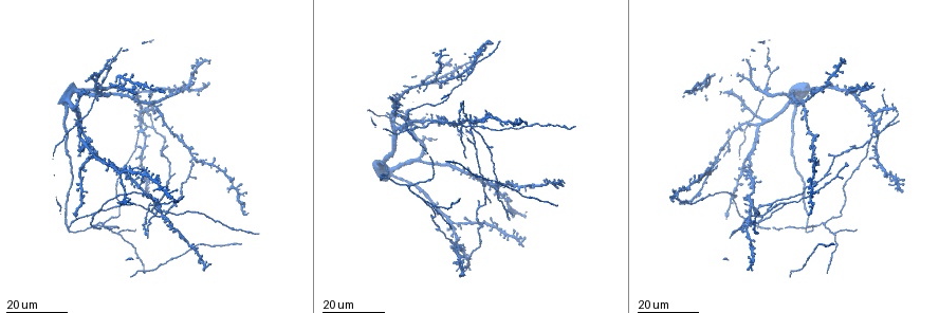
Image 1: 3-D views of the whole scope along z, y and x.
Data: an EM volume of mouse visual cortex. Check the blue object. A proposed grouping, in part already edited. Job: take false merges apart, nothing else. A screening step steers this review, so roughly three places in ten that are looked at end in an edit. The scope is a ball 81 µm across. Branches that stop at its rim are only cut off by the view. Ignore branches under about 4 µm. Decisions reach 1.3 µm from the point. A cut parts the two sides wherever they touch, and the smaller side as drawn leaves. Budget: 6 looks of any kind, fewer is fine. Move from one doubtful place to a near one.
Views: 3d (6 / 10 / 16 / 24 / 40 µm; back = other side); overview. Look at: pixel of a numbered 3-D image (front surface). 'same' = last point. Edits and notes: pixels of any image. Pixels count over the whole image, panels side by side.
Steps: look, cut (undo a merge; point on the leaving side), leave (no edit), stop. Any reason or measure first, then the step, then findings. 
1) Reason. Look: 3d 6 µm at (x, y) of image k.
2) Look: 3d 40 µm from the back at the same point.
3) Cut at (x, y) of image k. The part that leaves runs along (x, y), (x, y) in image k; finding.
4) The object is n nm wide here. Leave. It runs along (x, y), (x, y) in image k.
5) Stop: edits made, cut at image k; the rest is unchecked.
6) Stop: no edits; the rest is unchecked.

Four or more arms meet. Look: 3d 16 µm at (153, 213) of image 1.

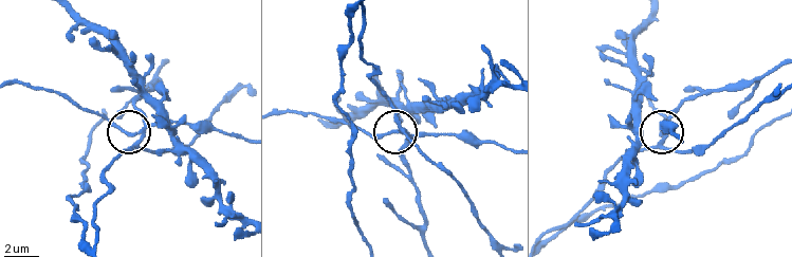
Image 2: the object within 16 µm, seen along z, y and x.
Closer look. Look: 3d 10 µm at (129, 136) of image 2.

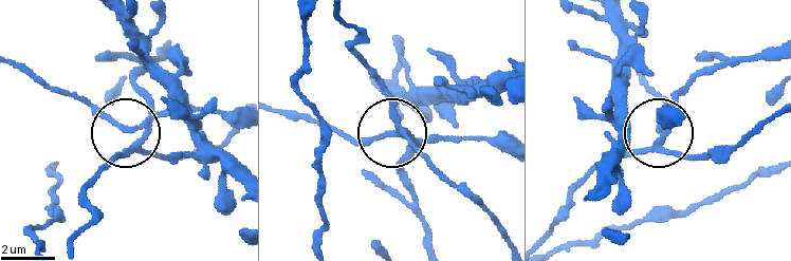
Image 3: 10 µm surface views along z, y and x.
The side arm is 43 µm long; 4 arms meet here. Cut at (161, 155) of image 3. Two neurons meet here.

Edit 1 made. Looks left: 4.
Looks like a crossing. Look: 3d 16 µm at (729, 139) of image 1.

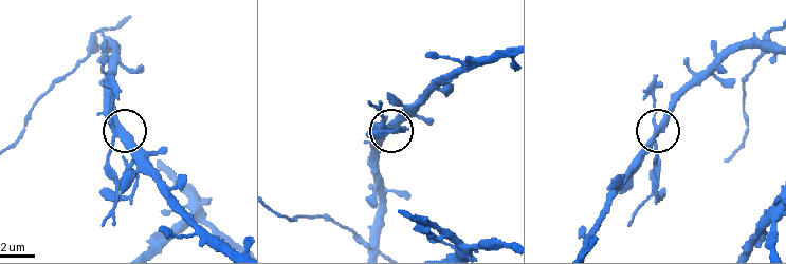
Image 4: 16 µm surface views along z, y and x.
Look: 3d 6 µm at (658, 133) of image 4.

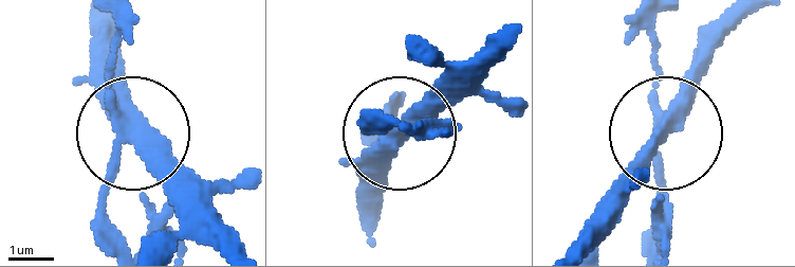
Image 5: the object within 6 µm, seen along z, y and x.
Cut at (113, 50) of image 5. The part that leaves runs along (124, 120), (105, 241) in image 5; two neurons meet here.

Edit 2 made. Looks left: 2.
Four or more arms meet. Look: 3d 16 µm at (235, 218) of image 2.

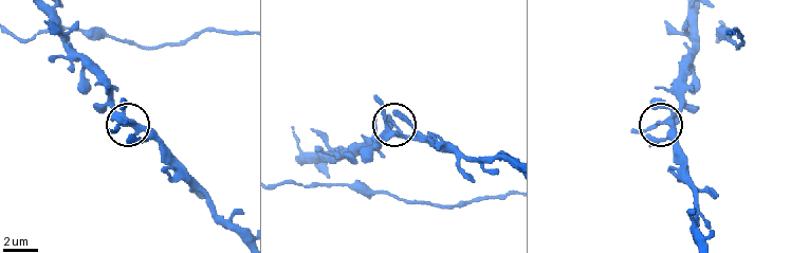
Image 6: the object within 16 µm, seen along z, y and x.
Leave. It runs along (40, 10), (96, 73), (113, 112), (167, 154) in image 6; continuous, no second neuron.

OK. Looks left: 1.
Stop: edits made, cut at image 3, cut at image 5; the rest is unchecked.

